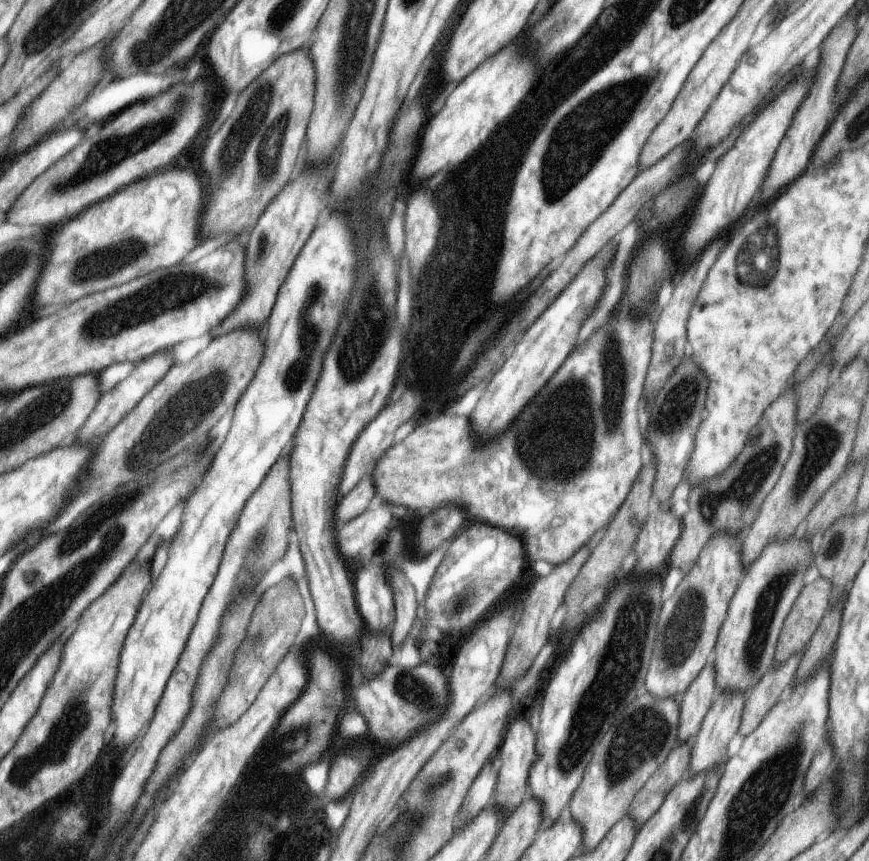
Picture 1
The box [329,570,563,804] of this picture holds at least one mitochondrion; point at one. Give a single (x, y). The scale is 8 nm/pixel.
(418, 693)

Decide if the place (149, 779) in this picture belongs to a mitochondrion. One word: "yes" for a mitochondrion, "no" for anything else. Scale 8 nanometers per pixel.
no

